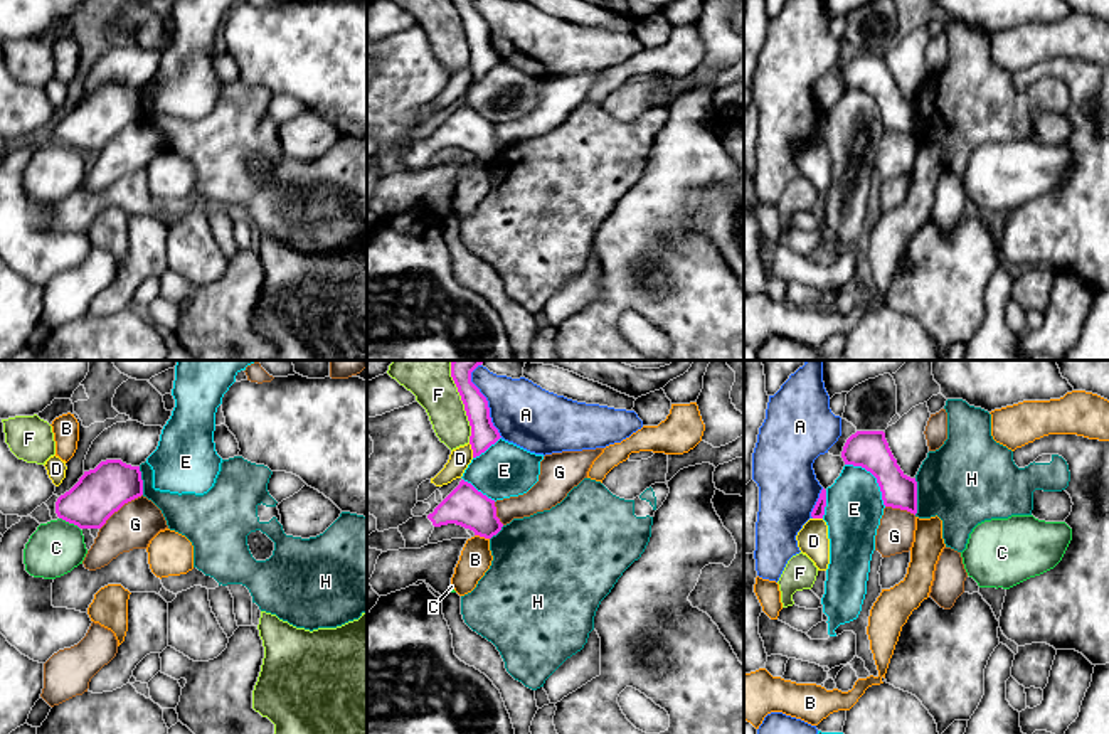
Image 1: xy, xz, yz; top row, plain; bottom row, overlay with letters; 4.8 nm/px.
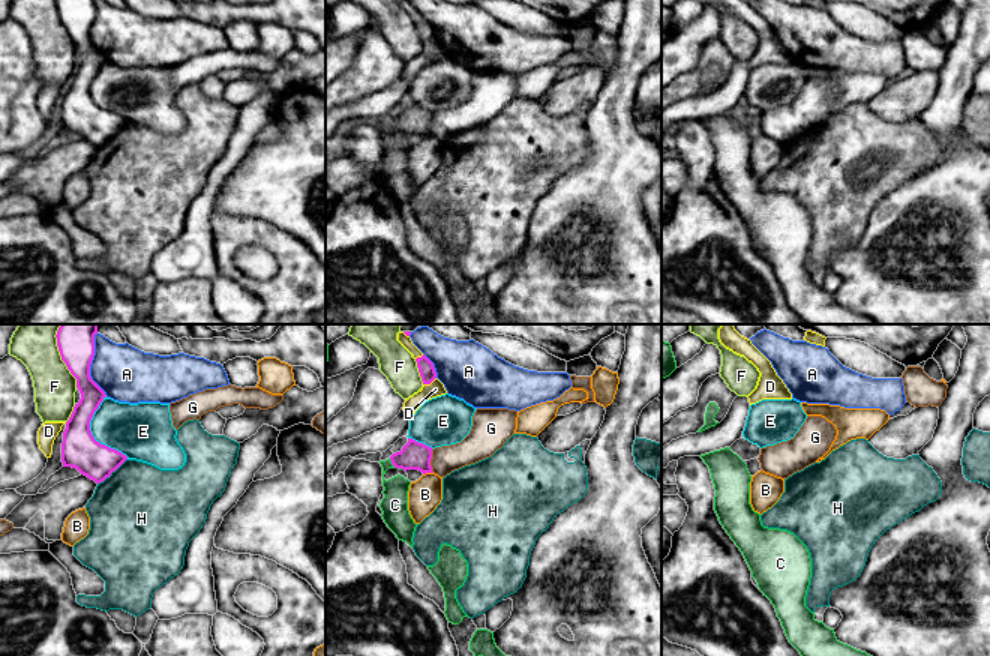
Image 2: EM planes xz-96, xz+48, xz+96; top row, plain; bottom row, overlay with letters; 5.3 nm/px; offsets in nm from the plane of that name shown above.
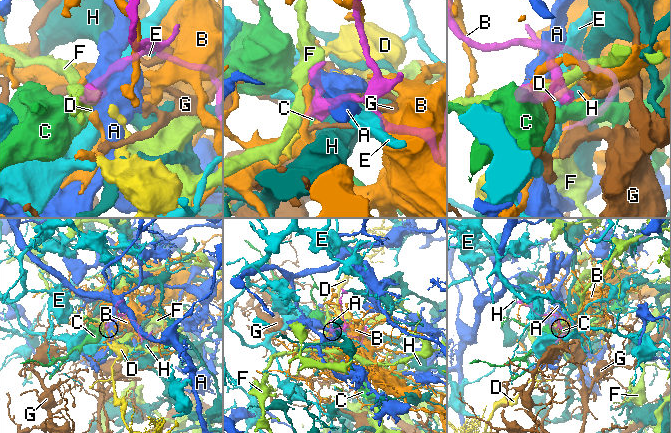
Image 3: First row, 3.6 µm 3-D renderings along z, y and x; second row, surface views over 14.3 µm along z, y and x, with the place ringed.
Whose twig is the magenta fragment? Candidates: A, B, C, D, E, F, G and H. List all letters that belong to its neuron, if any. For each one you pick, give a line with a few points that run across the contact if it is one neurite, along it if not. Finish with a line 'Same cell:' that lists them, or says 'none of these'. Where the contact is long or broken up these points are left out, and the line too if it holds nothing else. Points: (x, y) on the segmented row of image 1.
Same cell: none of these

